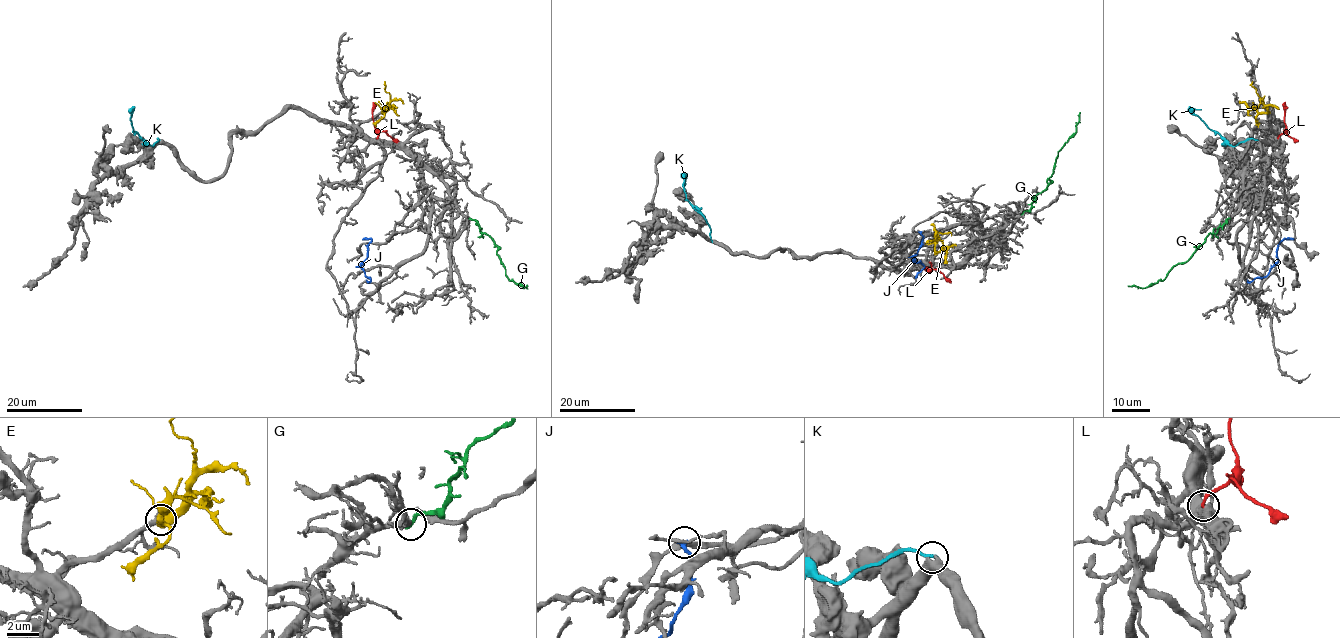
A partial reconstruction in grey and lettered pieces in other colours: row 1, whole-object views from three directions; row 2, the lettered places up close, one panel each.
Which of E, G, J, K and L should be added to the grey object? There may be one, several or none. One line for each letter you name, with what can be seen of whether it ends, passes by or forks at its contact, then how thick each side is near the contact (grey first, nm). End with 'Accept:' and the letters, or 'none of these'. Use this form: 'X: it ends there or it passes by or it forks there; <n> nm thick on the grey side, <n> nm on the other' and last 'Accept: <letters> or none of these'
E: it passes by; 340 nm thick on the grey side, 440 nm on the other
Accept: E

